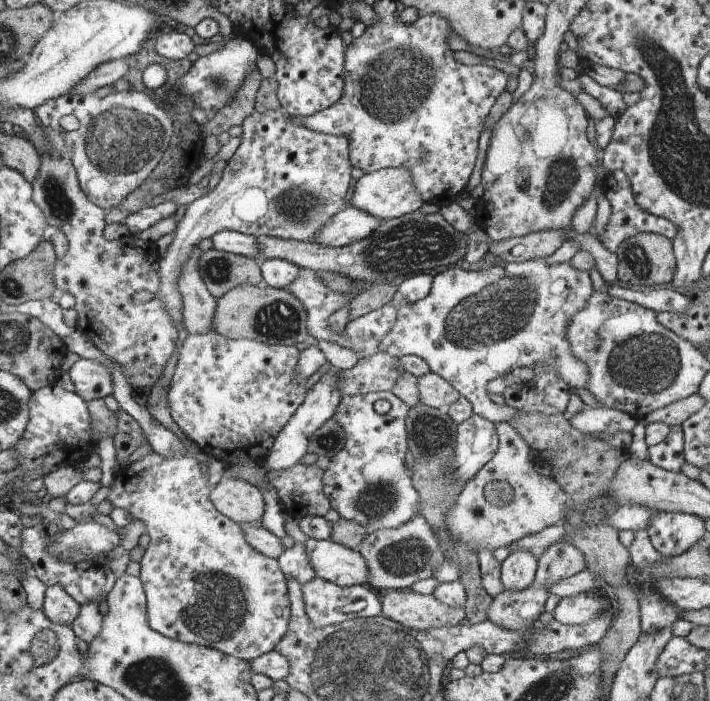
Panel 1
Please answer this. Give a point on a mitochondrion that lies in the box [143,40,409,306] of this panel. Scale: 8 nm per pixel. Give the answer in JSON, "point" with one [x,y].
{"point":[296,205]}

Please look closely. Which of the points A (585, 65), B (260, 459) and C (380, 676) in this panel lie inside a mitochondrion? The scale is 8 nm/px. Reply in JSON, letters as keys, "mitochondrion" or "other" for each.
{"A":"other","B":"other","C":"mitochondrion"}

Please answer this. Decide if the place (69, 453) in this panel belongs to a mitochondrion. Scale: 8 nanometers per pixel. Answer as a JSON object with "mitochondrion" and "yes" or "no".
{"mitochondrion":"no"}

